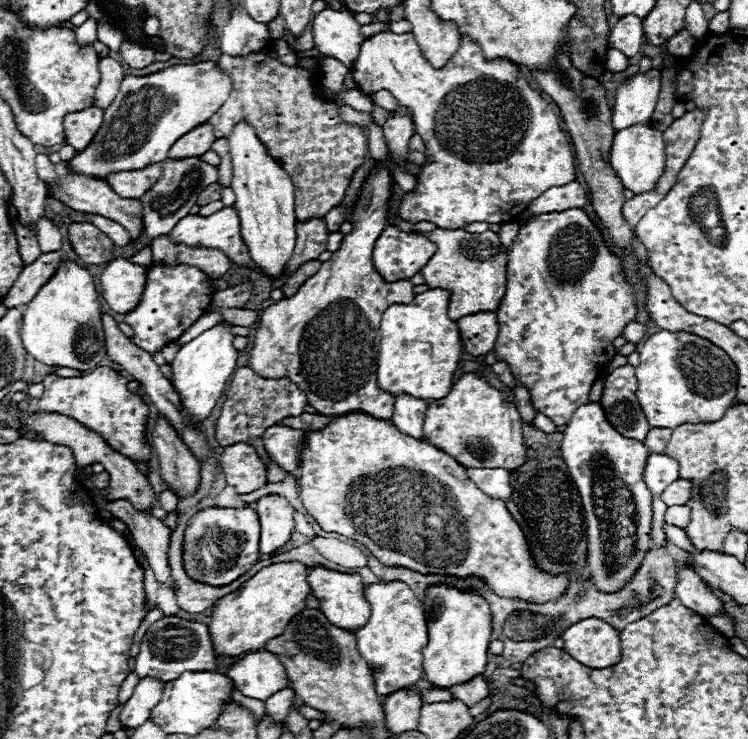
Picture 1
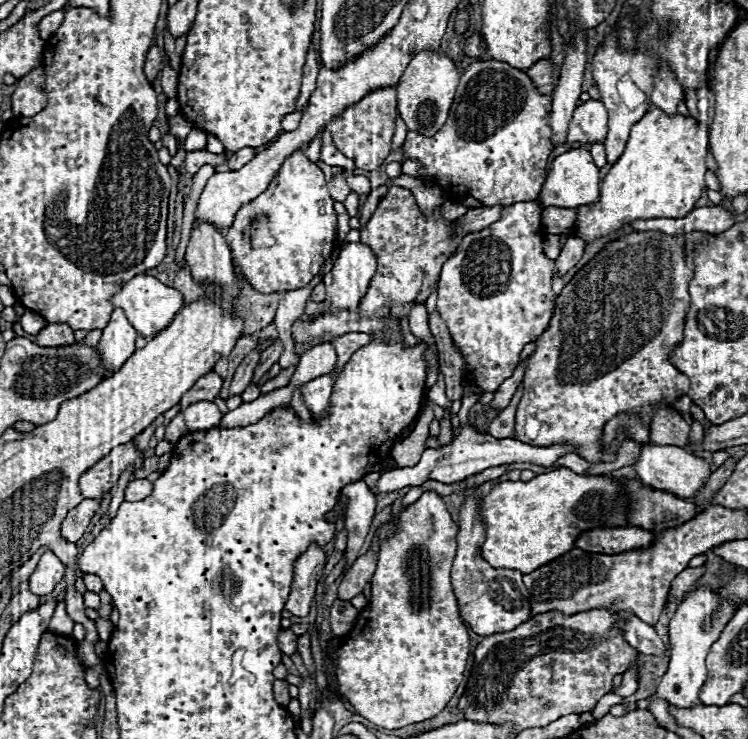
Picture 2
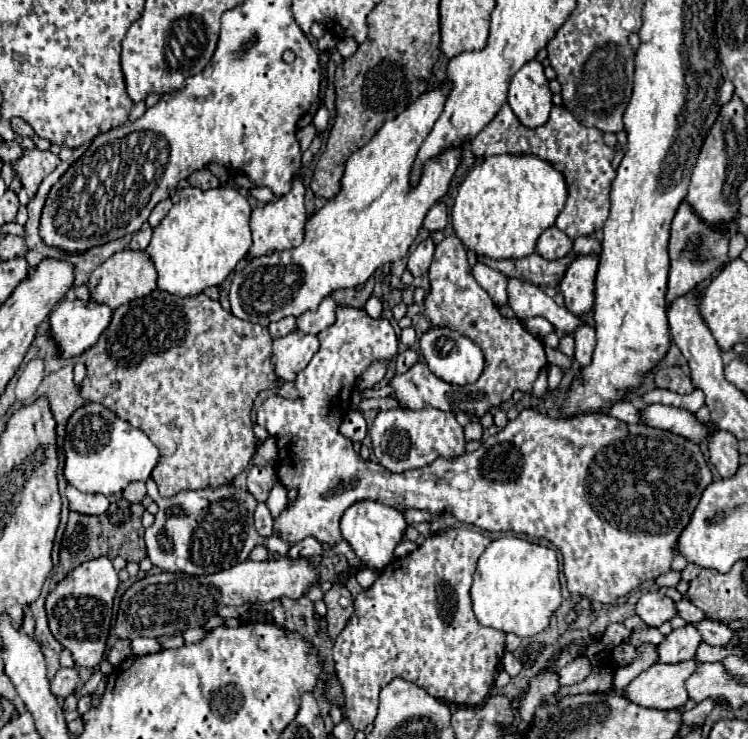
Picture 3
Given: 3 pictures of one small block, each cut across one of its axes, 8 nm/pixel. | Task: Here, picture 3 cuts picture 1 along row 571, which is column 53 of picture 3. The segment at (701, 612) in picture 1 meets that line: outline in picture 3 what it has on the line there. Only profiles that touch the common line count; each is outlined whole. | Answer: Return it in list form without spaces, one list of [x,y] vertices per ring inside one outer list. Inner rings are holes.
[[[60,668],[56,672],[56,676],[52,678],[52,692],[60,698],[66,698],[66,696],[74,694],[78,682],[80,682],[80,676],[78,676],[76,668]]]

